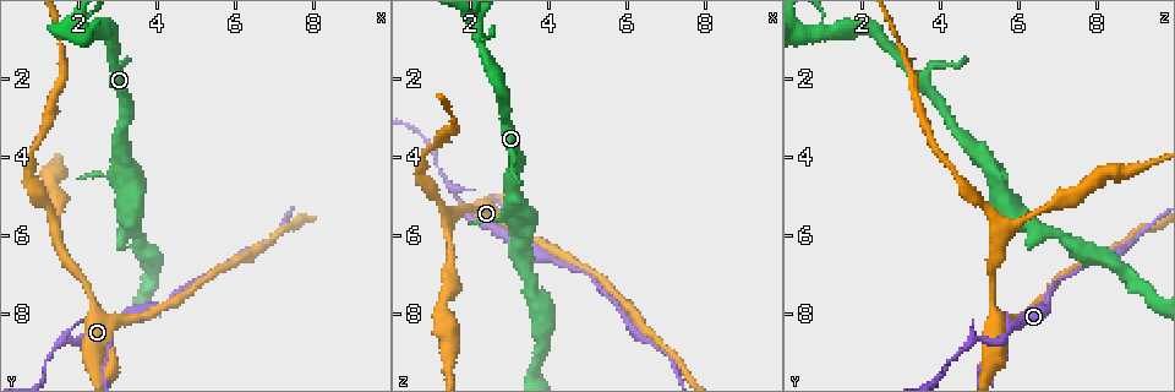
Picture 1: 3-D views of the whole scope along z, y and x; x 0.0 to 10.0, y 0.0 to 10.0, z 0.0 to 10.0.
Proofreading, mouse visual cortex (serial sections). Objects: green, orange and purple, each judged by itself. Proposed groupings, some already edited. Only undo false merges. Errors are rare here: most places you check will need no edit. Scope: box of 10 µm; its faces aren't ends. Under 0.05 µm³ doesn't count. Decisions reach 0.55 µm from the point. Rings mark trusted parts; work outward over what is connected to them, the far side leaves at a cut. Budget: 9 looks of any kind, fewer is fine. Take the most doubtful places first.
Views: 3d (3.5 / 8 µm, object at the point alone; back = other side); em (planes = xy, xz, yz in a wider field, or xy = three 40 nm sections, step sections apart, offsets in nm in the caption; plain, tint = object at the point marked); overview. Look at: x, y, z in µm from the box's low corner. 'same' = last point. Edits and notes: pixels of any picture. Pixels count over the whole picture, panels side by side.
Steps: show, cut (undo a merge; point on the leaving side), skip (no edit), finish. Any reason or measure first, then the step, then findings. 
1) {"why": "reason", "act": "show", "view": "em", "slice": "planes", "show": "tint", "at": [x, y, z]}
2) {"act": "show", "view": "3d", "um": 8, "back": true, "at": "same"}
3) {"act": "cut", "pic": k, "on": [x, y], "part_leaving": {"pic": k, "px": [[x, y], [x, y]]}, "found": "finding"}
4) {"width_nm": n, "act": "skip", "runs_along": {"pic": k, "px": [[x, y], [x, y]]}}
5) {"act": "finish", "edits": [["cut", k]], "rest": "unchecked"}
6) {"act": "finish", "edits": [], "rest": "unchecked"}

{"why": "three arms meet", "act": "show", "view": "3d", "um": 3.5, "at": [1.45, 6.15, 5.50]}

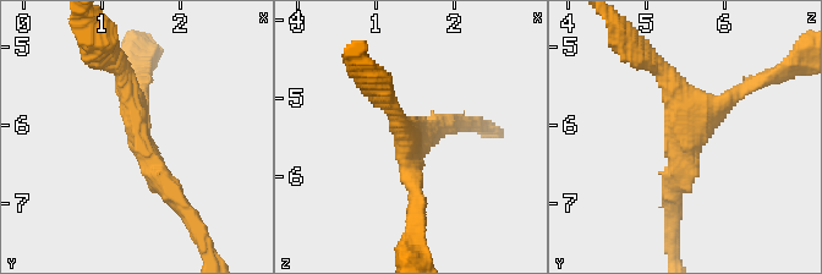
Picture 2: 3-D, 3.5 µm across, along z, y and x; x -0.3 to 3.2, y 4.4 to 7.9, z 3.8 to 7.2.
{"why": "need the tissue", "act": "show", "view": "em", "slice": "xy", "step": 1, "show": "tint", "at": [1.45, 6.10, 5.50]}

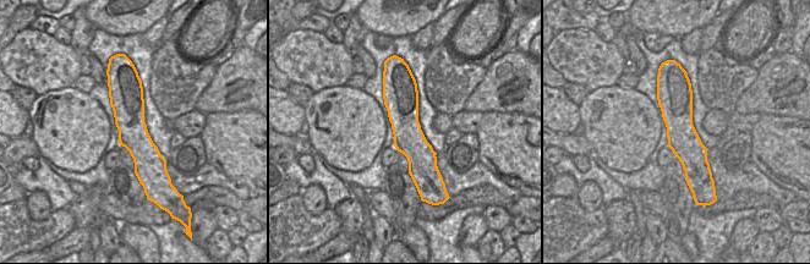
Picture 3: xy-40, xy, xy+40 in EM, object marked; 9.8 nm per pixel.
{"arm_widths_nm": [250, 300, 300], "act": "skip", "runs_along": {"pic": 3, "px": [[124, 75], [143, 179]]}, "found": "continuous, no second cell"}

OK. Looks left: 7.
{"why": "thin arm on a thick one", "act": "show", "view": "3d", "um": 3.5, "at": [2.25, 0.75, 1.05]}

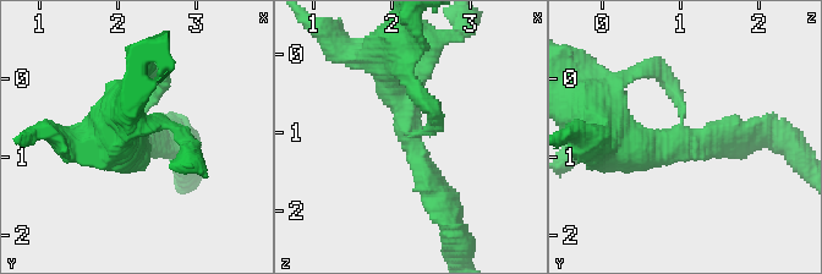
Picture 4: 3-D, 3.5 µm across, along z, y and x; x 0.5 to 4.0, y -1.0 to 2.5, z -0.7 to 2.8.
{"why": "need the tissue", "act": "show", "view": "em", "slice": "xy", "step": 3, "show": "tint", "at": [2.20, 0.80, 1.00]}

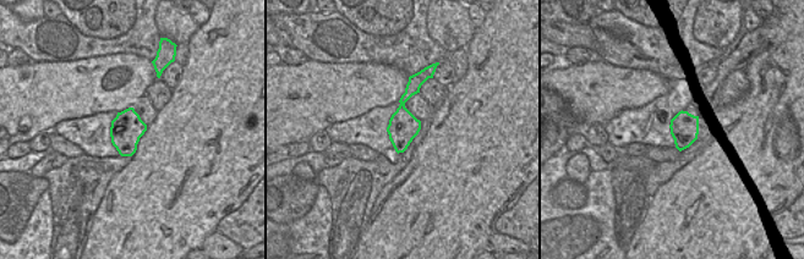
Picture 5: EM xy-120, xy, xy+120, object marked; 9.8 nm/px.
{"act": "skip", "runs_along": {"pic": 4, "px": [[443, 203], [416, 159], [387, 62]]}, "found": "all the same cell"}

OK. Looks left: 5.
{"why": "sudden change in width", "act": "show", "view": "3d", "um": 3.5, "at": [4.25, 7.70, 6.75]}

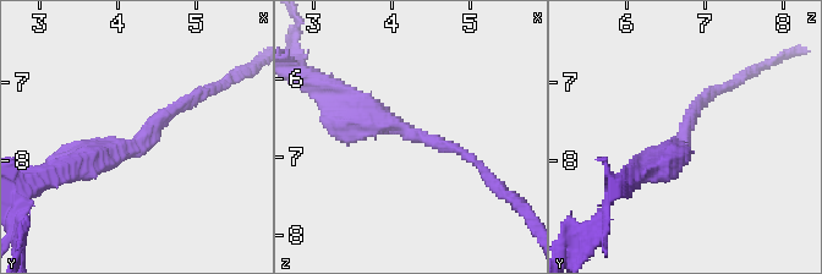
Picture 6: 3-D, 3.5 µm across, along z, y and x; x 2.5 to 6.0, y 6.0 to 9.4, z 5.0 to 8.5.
{"arm_widths_nm": [150, 400], "act": "show", "view": "em", "slice": "xy", "step": 3, "show": "tint", "at": [4.30, 7.75, 6.75]}

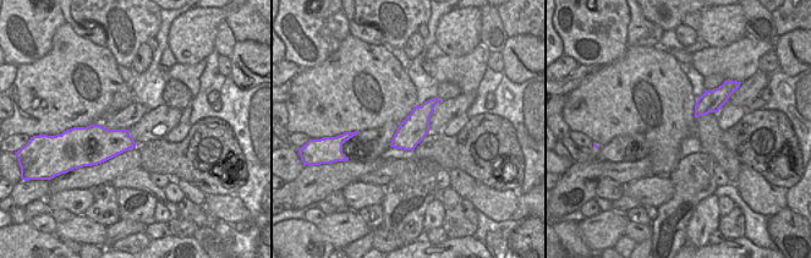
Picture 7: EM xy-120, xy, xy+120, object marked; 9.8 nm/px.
{"width_nm": 280, "act": "skip", "runs_along": {"pic": 6, "px": [[72, 166], [132, 148], [201, 96]]}, "found": "continuous, no second cell"}

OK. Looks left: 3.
{"why": "a fork", "act": "show", "view": "3d", "um": 8, "at": [3.20, 4.40, 5.35]}

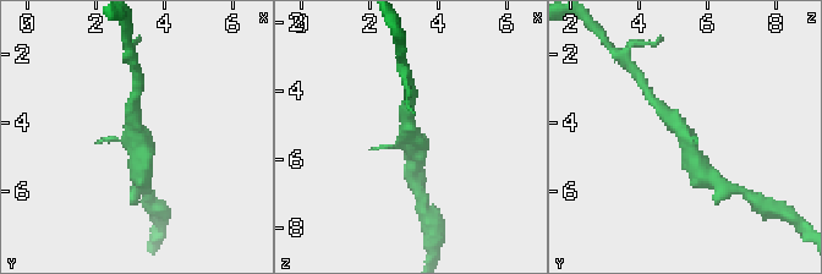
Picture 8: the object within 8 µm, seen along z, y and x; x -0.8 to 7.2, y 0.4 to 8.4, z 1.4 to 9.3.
{"act": "show", "view": "em", "slice": "xy", "step": 2, "show": "tint", "at": "same"}

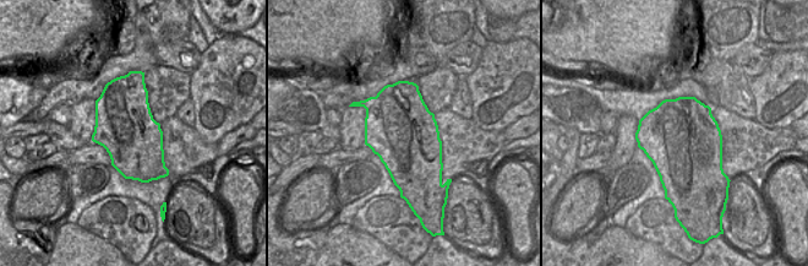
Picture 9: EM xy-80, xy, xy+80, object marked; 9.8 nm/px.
{"act": "skip", "found": "all the same cell"}

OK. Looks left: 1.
{"act": "finish", "edits": [], "rest": "unchecked"}

